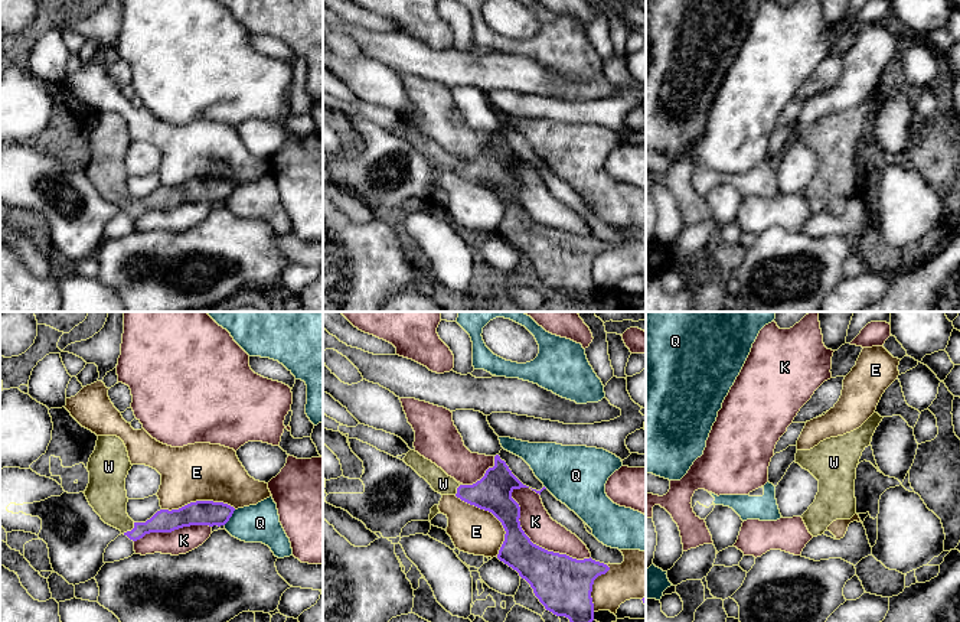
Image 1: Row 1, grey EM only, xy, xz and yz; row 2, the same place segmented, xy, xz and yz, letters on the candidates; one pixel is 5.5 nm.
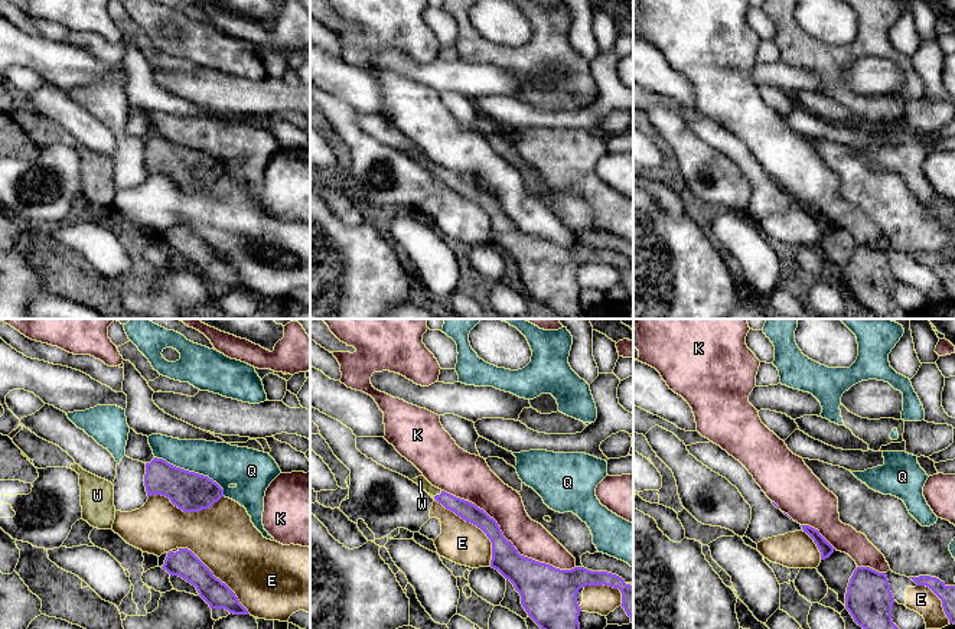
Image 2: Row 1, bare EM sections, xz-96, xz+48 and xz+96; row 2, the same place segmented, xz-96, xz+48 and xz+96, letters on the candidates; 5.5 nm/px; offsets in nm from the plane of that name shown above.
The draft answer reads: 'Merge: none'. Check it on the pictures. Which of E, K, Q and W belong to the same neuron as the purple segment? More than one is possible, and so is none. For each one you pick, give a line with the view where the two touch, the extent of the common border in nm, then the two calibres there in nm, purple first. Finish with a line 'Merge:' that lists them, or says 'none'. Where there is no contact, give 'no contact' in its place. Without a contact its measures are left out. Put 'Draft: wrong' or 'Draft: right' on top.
Draft: wrong
W: contact in xy; length 90 nm; calibres 130 and 220 nm
Merge: W

